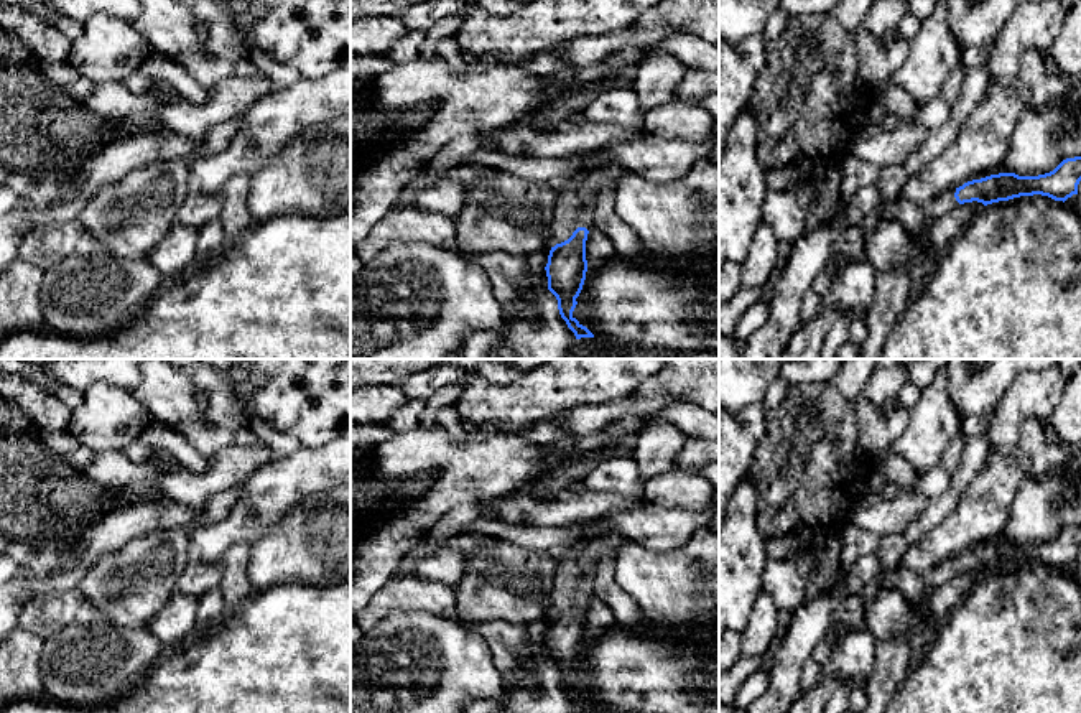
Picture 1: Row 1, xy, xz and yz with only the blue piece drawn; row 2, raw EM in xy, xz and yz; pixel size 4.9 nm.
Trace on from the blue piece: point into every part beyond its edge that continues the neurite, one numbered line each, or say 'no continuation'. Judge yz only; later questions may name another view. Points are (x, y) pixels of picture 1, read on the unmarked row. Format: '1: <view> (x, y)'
1: yz (849, 615)

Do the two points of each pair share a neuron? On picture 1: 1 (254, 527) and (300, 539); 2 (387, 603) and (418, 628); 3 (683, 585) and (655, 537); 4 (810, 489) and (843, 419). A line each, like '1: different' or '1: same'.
1: different
2: different
3: different
4: same

